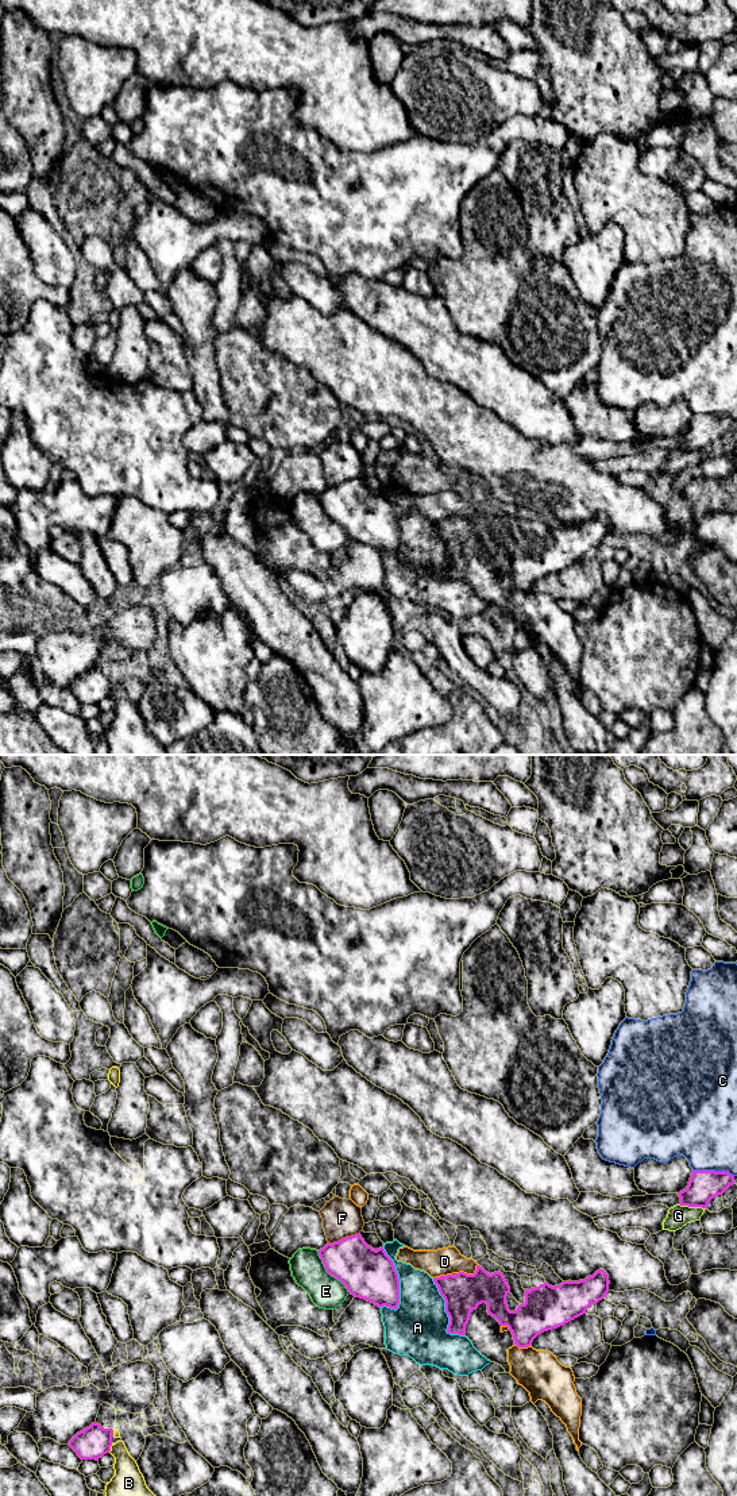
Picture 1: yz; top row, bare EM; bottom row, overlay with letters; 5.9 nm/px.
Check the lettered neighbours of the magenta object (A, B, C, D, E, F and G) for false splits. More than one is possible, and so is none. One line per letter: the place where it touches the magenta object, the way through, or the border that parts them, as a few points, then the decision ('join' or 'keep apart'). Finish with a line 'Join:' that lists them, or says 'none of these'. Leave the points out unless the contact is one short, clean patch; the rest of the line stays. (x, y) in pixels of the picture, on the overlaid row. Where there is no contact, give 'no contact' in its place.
A: meets magenta in yz at (398, 1279); keep apart
B: meets magenta in yz at (110, 1448); keep apart
C: meets magenta in yz at (713, 1171); keep apart
D: meets magenta in yz at (469, 1275); keep apart
E: meets magenta in yz at (330, 1273); keep apart
F: meets magenta in yz at (343, 1238); border along yz (359, 1232), (328, 1244); keep apart
G: meets magenta in yz at (693, 1206); keep apart
Join: none of these

